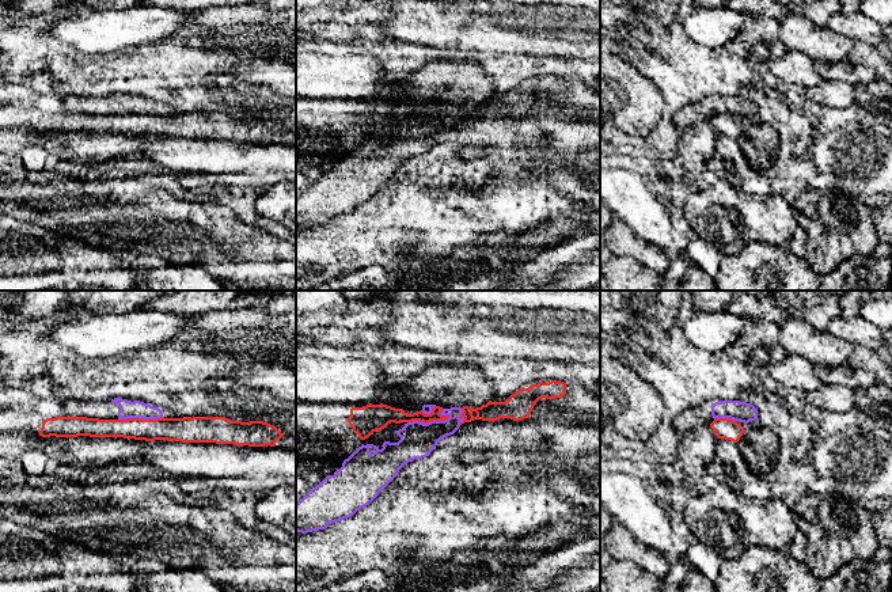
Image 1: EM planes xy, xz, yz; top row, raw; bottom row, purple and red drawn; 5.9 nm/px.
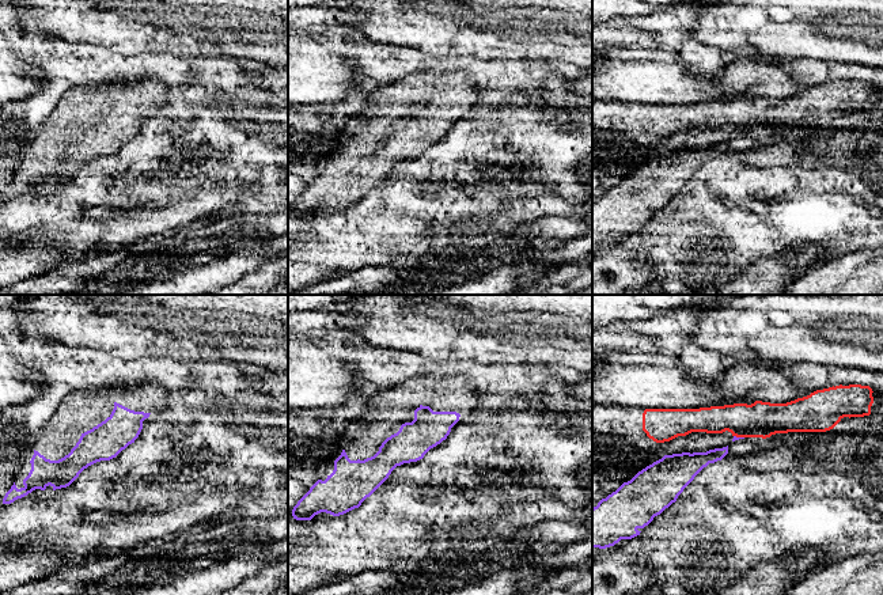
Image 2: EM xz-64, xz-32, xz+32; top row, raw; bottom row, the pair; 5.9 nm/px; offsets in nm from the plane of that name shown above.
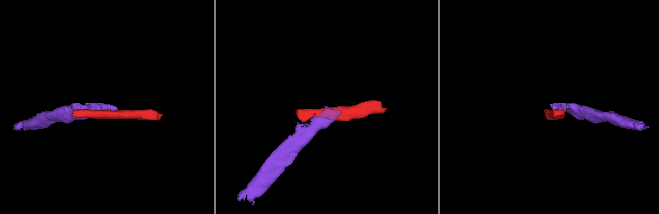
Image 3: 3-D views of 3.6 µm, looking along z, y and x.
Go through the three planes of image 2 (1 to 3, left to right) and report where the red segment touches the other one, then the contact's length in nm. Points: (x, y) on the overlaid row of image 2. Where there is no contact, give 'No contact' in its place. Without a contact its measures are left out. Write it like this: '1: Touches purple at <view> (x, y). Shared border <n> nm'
1: No contact
2: No contact
3: Touches purple at xz+32 (739, 438). Shared border 70 nm

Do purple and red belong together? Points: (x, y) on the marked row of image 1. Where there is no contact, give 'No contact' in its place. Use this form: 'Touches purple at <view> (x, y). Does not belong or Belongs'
Touches purple at xz (428, 422). Does not belong

